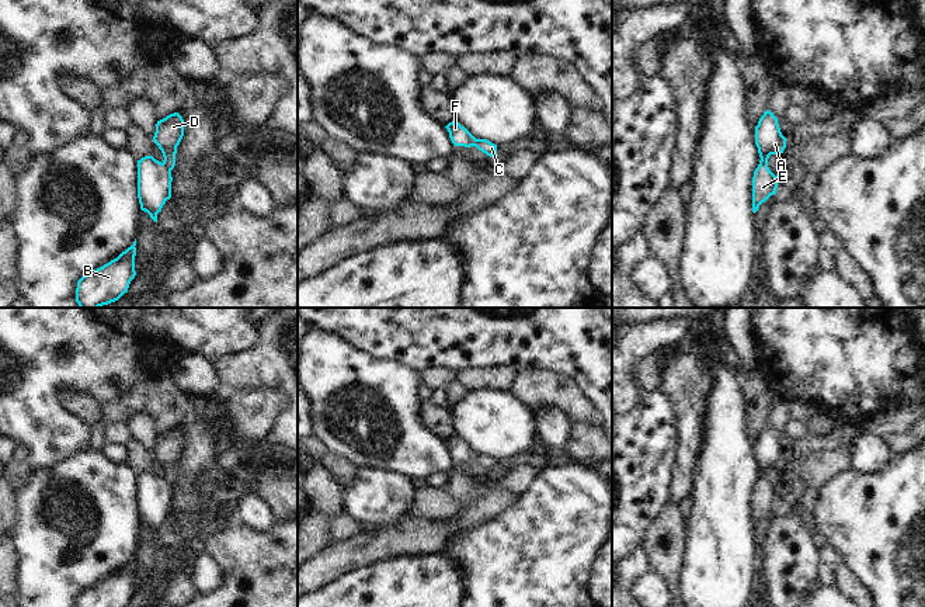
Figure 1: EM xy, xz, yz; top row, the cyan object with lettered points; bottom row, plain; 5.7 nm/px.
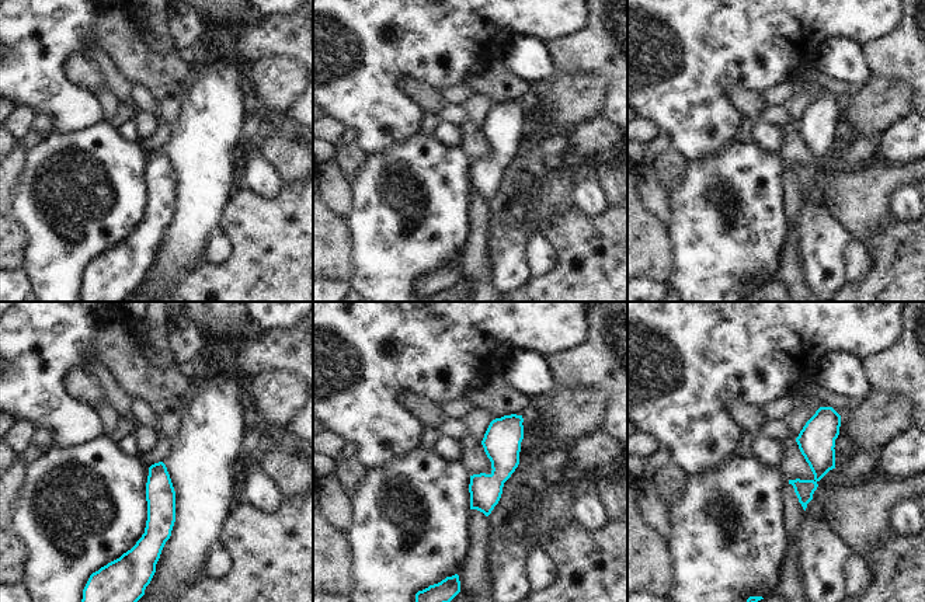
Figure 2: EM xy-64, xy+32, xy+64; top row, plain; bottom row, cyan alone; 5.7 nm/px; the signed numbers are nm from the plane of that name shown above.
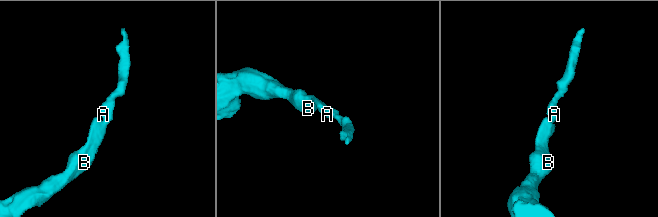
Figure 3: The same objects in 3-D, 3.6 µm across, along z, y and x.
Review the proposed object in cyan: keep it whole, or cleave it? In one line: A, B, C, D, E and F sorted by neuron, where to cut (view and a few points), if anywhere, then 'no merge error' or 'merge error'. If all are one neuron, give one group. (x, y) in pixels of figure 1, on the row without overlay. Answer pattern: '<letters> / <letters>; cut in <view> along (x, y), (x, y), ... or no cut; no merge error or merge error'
A B C D E F; no cut; no merge error

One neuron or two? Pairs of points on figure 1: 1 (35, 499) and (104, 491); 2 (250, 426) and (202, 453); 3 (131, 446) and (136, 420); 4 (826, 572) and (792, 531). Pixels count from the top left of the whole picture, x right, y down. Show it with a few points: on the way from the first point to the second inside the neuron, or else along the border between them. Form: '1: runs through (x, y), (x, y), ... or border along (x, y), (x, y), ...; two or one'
1: runs through (56, 538), (56, 564), (69, 566), (98, 530); one
2: border along (218, 416), (222, 426); two
3: border along (134, 437), (152, 457), (152, 467); two
4: border along (820, 562), (820, 582), (823, 585); two

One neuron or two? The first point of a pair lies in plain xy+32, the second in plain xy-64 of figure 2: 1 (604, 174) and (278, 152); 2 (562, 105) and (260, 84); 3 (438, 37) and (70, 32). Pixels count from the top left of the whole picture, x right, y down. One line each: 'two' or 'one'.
1: one
2: one
3: one

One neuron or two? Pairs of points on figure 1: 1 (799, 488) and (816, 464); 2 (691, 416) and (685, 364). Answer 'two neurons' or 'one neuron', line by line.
1: two neurons
2: one neuron

